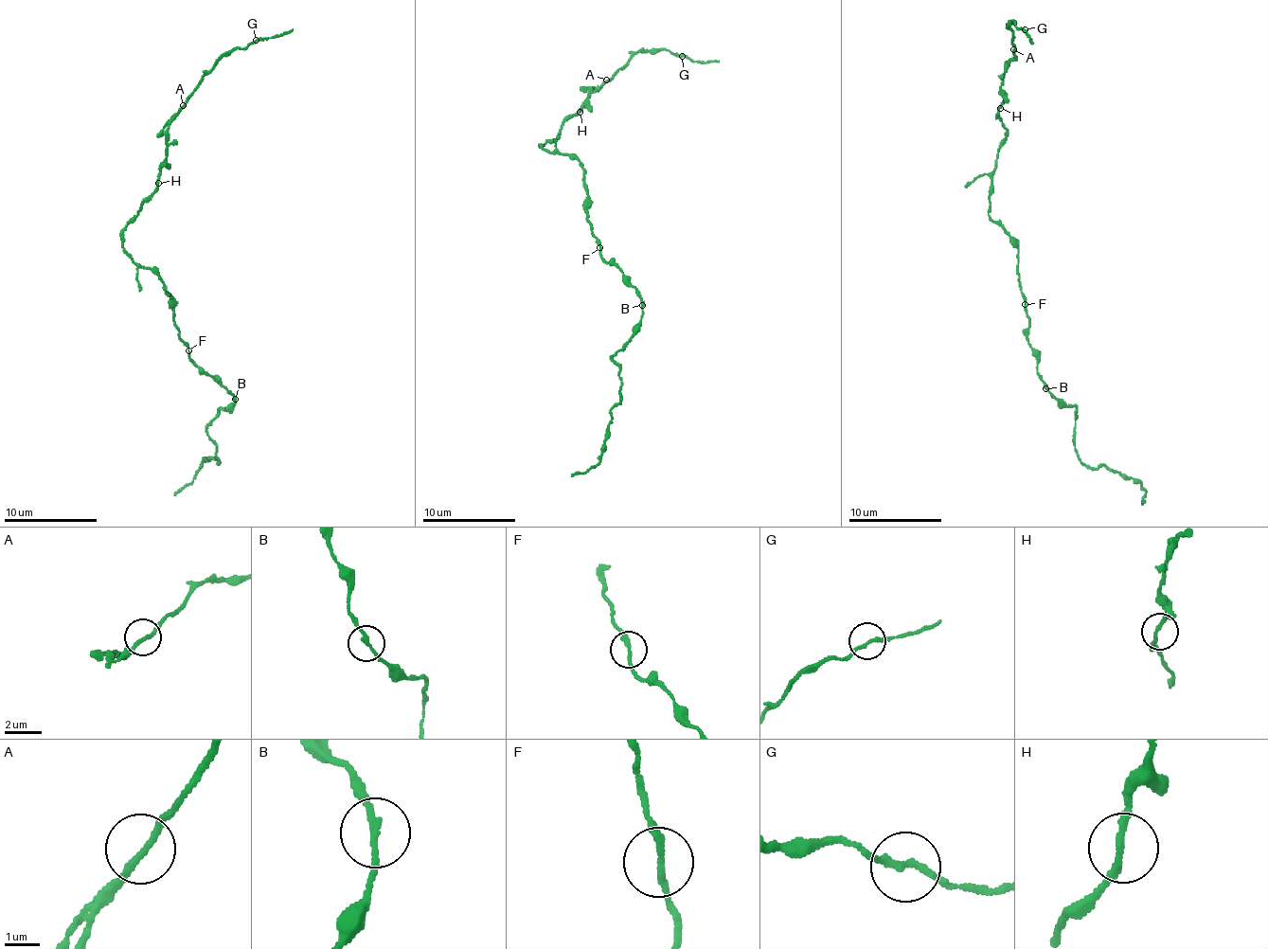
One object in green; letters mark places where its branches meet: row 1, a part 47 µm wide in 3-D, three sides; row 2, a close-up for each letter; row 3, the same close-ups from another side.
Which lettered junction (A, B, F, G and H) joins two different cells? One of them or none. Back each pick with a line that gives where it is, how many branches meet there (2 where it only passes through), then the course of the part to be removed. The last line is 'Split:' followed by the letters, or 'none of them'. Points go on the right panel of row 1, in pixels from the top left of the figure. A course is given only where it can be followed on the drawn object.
Split: none of them

